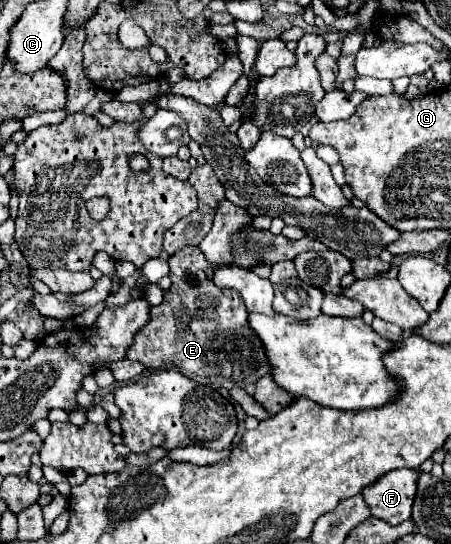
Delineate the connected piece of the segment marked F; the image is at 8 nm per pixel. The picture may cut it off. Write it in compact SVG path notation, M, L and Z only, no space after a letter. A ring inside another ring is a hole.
M400 468L384 474L376 484L362 490L372 516L396 526L412 516L418 470Z

